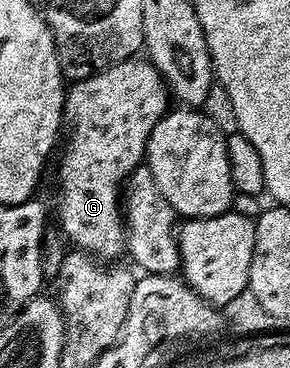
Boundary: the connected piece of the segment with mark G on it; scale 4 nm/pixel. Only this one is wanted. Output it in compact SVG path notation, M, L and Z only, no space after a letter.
M133 57L131 59L123 59L121 63L110 65L106 69L102 69L98 73L94 73L85 79L75 80L67 88L64 97L64 117L65 120L72 119L72 128L68 131L68 144L64 147L64 156L60 159L60 227L64 230L66 238L72 242L73 248L88 252L89 255L95 255L101 261L116 261L121 254L126 251L126 228L124 225L124 217L122 214L122 188L127 184L128 178L132 176L133 171L145 162L146 152L148 149L148 138L154 129L154 125L158 125L161 117L168 114L170 110L170 90L168 84L158 73L158 69L153 63L148 62L144 57Z

